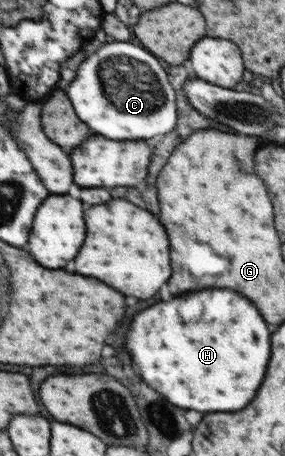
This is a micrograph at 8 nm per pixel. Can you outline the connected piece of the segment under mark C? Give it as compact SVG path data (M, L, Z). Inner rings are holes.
M113 41L104 43L80 63L76 76L65 90L78 118L88 125L93 135L105 136L112 140L136 140L152 138L156 134L168 134L177 123L175 90L168 84L166 71L153 54L144 47L130 42Z

